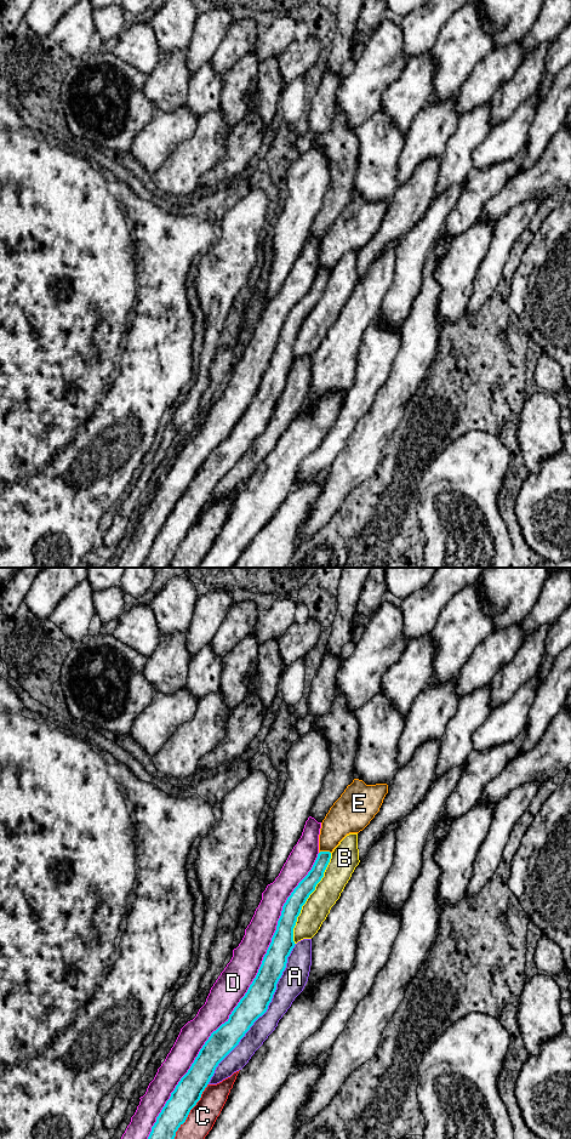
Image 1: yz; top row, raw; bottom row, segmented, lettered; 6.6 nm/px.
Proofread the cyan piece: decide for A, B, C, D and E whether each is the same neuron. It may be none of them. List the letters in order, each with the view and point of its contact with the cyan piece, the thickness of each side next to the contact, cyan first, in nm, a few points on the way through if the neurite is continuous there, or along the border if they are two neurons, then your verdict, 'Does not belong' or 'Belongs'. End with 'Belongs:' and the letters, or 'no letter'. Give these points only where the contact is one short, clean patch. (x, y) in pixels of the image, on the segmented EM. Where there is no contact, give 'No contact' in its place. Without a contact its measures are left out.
A: Touches cyan at yz (262, 1014). Thickness 180 nm (cyan) against 160 nm. Does not belong
B: Touches cyan at yz (307, 898). Thickness 120 nm (cyan) against 170 nm. Does not belong
C: Touches cyan at yz (189, 1111). Thickness 180 nm (cyan) against 180 nm. Does not belong
D: Touches cyan at yz (244, 996). Thickness 180 nm (cyan) against 200 nm. Does not belong
E: Touches cyan at yz (324, 852). Thickness 100 nm (cyan) against 220 nm. Does not belong
Belongs: no letter

